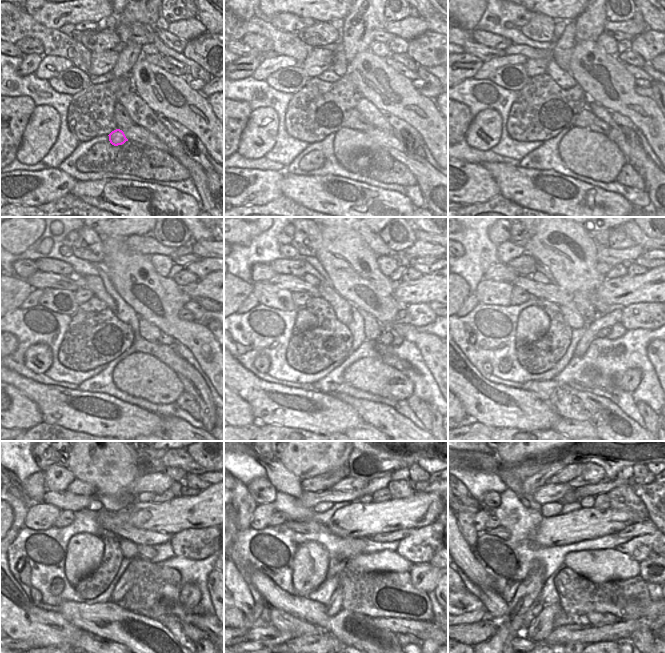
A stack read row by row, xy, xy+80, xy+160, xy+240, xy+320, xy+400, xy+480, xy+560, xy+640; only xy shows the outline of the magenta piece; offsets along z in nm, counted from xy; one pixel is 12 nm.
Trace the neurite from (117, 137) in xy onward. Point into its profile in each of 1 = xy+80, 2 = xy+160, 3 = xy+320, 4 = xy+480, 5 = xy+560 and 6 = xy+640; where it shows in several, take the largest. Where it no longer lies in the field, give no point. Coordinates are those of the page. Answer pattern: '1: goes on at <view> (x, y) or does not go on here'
1: goes on at xy+80 (355, 151)
2: goes on at xy+160 (590, 154)
3: goes on at xy+320 (372, 375)
4: goes on at xy+480 (190, 596)
5: goes on at xy+560 (424, 576)
6: goes on at xy+640 (651, 570)

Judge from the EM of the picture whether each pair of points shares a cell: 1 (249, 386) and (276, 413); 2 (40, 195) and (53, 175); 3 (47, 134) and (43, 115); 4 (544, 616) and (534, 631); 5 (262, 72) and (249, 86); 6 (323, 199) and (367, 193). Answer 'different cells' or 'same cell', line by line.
1: same cell
2: same cell
3: same cell
4: same cell
5: different cells
6: same cell

